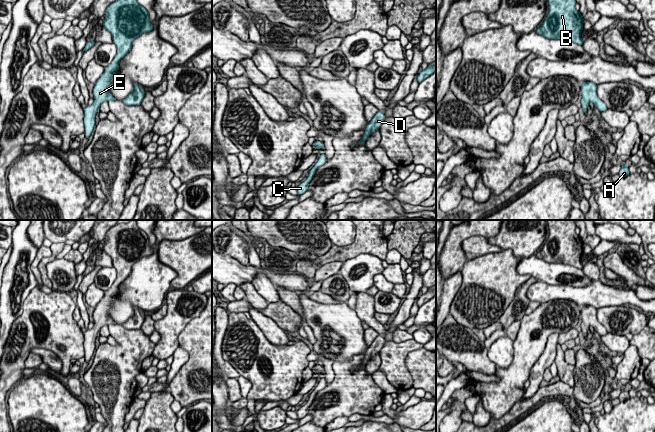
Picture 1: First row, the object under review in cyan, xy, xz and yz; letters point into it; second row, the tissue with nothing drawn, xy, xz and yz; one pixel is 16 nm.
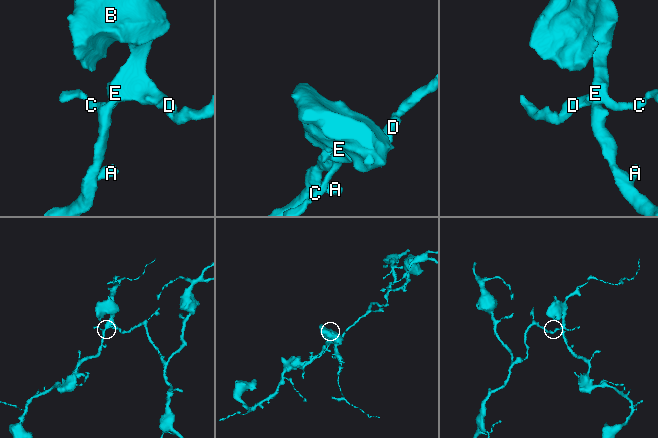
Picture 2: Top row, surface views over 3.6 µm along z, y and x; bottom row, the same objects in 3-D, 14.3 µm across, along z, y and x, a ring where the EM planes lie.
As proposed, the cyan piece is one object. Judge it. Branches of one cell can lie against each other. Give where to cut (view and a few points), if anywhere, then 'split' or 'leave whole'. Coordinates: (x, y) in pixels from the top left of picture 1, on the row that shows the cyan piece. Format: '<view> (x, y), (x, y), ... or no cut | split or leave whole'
no cut | leave whole

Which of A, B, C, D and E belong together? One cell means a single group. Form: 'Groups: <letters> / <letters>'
Groups: A B C D E

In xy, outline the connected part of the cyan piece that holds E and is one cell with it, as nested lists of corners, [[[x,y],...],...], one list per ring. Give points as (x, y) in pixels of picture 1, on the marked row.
[[[116,0],[105,11],[103,27],[112,34],[117,54],[93,88],[94,103],[84,109],[85,138],[88,139],[95,125],[99,106],[105,101],[116,101],[109,92],[109,84],[119,70],[119,61],[127,55],[133,41],[141,34],[150,32],[153,25],[149,13],[137,0]]]

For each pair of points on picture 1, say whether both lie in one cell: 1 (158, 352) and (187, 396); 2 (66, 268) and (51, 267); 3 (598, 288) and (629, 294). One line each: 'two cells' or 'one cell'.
1: two cells
2: one cell
3: one cell

